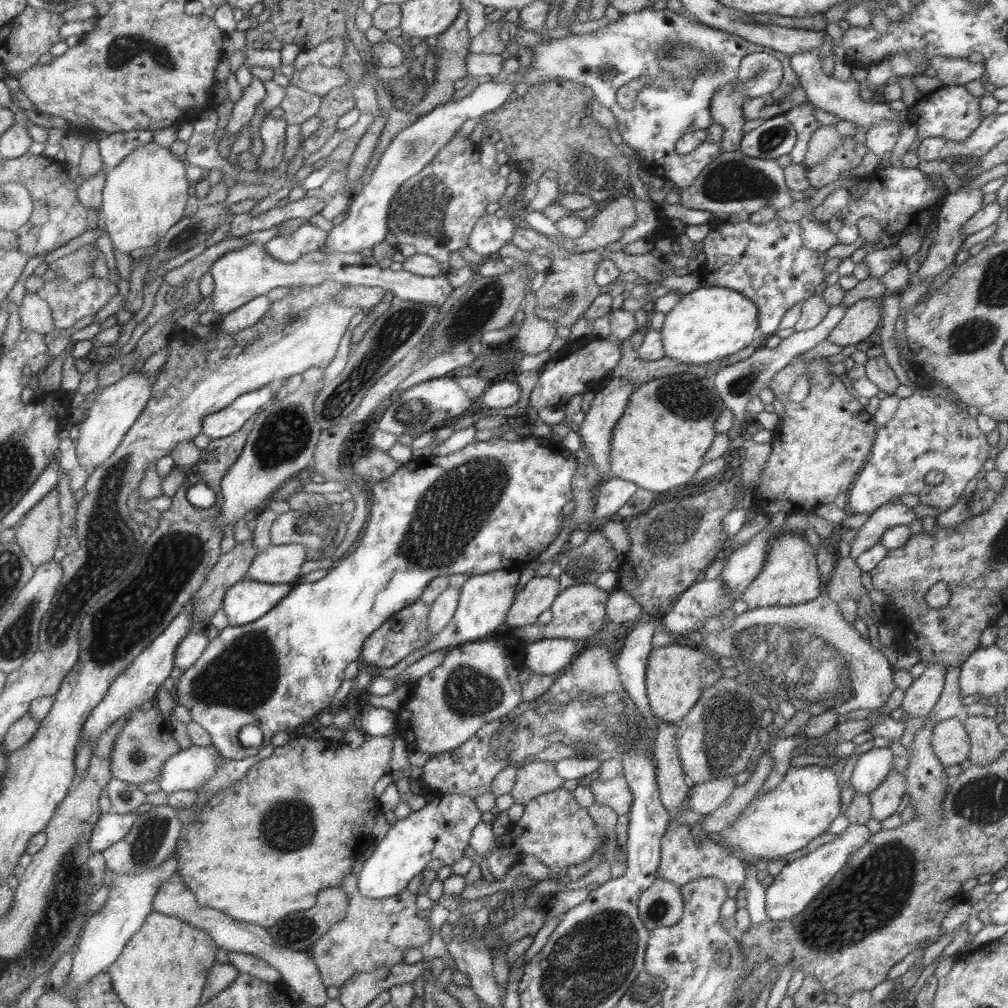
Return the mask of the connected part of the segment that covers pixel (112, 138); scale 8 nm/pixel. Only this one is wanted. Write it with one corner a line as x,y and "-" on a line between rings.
133,130
108,133
107,135
104,134
97,141
105,170
113,169
115,164
128,156
134,149
152,142
152,132
149,130

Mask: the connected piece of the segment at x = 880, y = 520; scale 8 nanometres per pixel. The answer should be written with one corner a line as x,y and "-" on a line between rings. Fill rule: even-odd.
889,501
882,504
868,515
867,520
852,535
847,556
855,560
864,550
880,542
885,529
899,524
907,525
913,518
913,508
901,502

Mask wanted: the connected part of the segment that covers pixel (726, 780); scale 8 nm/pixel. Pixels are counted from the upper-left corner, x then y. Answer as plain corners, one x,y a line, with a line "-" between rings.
735,775
719,777
709,782
690,783
686,808
697,814
709,814
731,794
733,787
735,787

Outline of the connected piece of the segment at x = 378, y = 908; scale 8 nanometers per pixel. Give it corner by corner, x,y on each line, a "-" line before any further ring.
355,873
341,879
338,888
349,900
345,917
329,927
321,938
309,948
308,953
317,965
325,988
340,987
359,972
373,972
377,968
391,968
403,960
407,948
424,948
431,938
426,917
417,917
416,896
406,888
394,896
367,899
356,889

